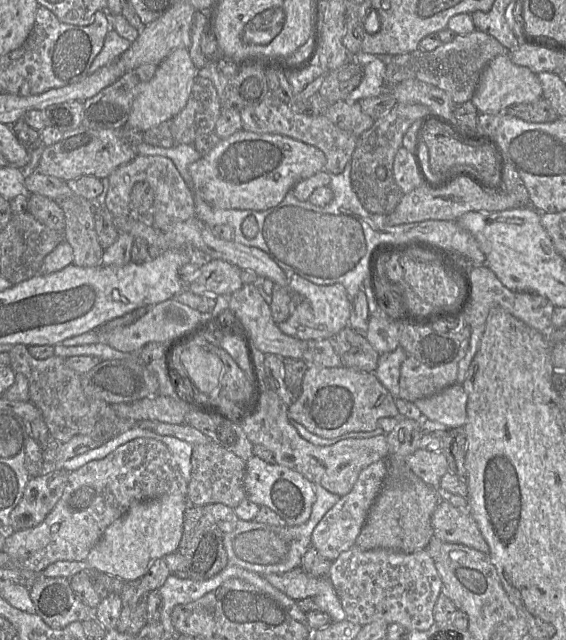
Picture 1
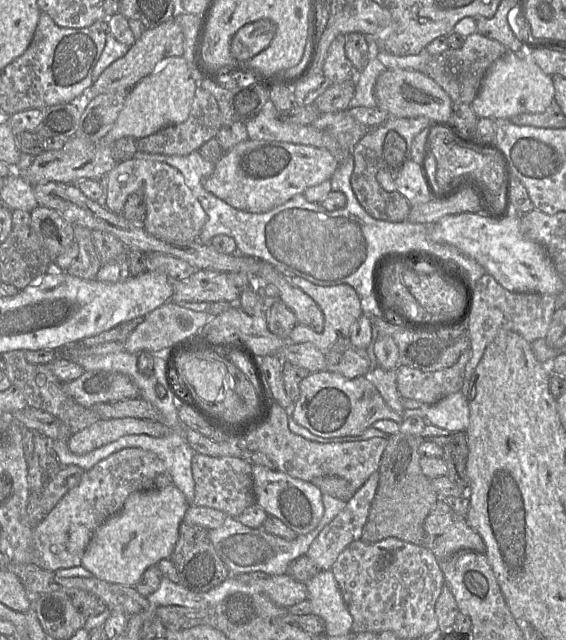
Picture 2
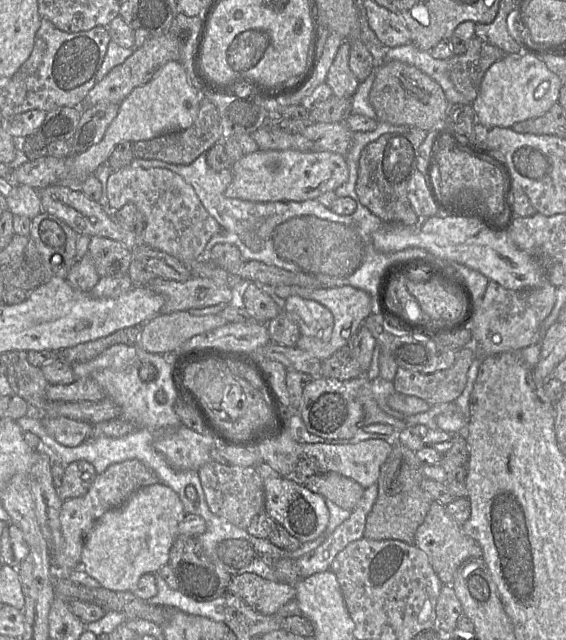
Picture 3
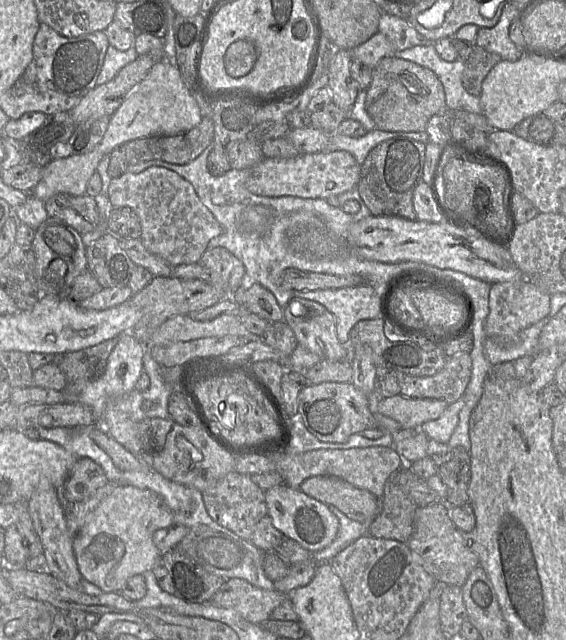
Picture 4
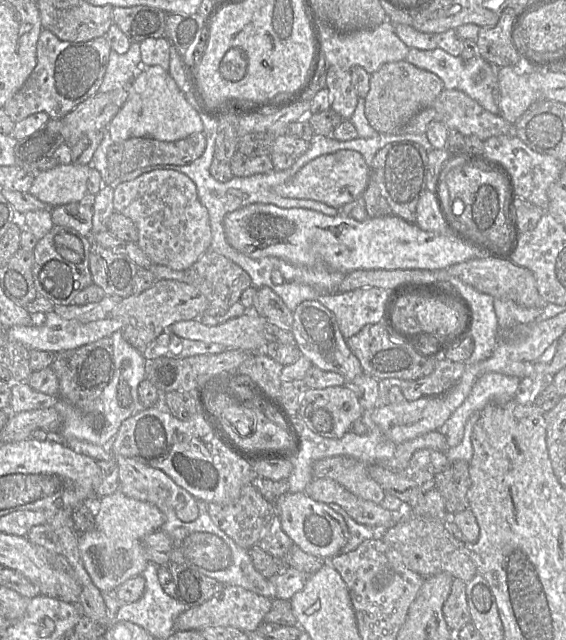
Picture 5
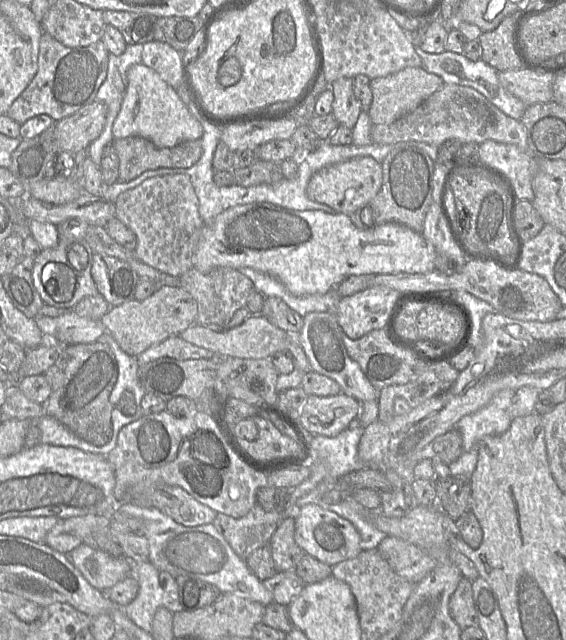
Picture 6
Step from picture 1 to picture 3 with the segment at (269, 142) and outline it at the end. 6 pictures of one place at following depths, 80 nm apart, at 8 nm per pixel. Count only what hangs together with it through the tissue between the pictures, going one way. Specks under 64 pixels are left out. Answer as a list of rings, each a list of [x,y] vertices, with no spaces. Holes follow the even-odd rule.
[[[257,150],[245,155],[231,164],[232,181],[225,190],[227,198],[237,198],[252,202],[302,202],[317,199],[320,195],[336,190],[343,185],[349,177],[349,169],[345,156],[330,151],[308,151],[296,150]]]

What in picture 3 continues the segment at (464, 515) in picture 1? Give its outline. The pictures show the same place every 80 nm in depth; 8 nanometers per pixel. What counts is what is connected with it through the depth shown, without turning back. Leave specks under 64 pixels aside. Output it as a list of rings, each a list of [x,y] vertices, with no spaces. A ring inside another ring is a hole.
[[[439,502],[430,505],[426,517],[416,530],[414,545],[425,552],[443,585],[452,585],[456,571],[465,561],[483,557],[480,545],[463,532],[462,526],[448,514],[446,506]]]

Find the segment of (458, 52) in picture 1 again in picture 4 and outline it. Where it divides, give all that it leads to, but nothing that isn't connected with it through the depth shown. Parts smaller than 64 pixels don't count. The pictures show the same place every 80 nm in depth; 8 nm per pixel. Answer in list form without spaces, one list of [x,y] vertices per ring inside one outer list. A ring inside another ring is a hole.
[[[474,45],[472,54],[465,61],[462,75],[464,89],[473,96],[480,96],[484,79],[500,61],[502,59],[499,55]]]

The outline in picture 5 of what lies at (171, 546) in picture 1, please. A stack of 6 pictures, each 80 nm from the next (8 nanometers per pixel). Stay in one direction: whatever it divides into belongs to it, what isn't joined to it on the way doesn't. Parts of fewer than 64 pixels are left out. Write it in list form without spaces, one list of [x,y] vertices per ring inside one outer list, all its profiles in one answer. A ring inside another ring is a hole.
[[[120,489],[113,494],[99,498],[99,509],[95,515],[94,527],[78,534],[78,550],[83,566],[94,585],[102,593],[113,593],[126,580],[141,575],[149,561],[144,555],[142,540],[165,522],[164,514],[154,504],[126,496]]]

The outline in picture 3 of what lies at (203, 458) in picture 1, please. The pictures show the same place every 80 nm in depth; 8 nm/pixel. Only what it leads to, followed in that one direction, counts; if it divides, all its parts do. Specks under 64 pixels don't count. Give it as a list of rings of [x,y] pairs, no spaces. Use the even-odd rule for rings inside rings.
[[[214,460],[197,470],[200,483],[210,511],[238,528],[246,530],[252,518],[264,509],[263,480],[255,467],[224,465]]]

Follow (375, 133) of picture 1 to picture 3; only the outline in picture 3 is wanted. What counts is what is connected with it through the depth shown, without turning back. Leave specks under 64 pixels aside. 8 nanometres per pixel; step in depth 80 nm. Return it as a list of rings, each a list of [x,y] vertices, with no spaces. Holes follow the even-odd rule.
[[[415,127],[409,131],[385,133],[361,152],[356,194],[360,203],[387,225],[417,225],[420,222],[407,198],[407,186],[417,170],[419,147],[427,133]]]

